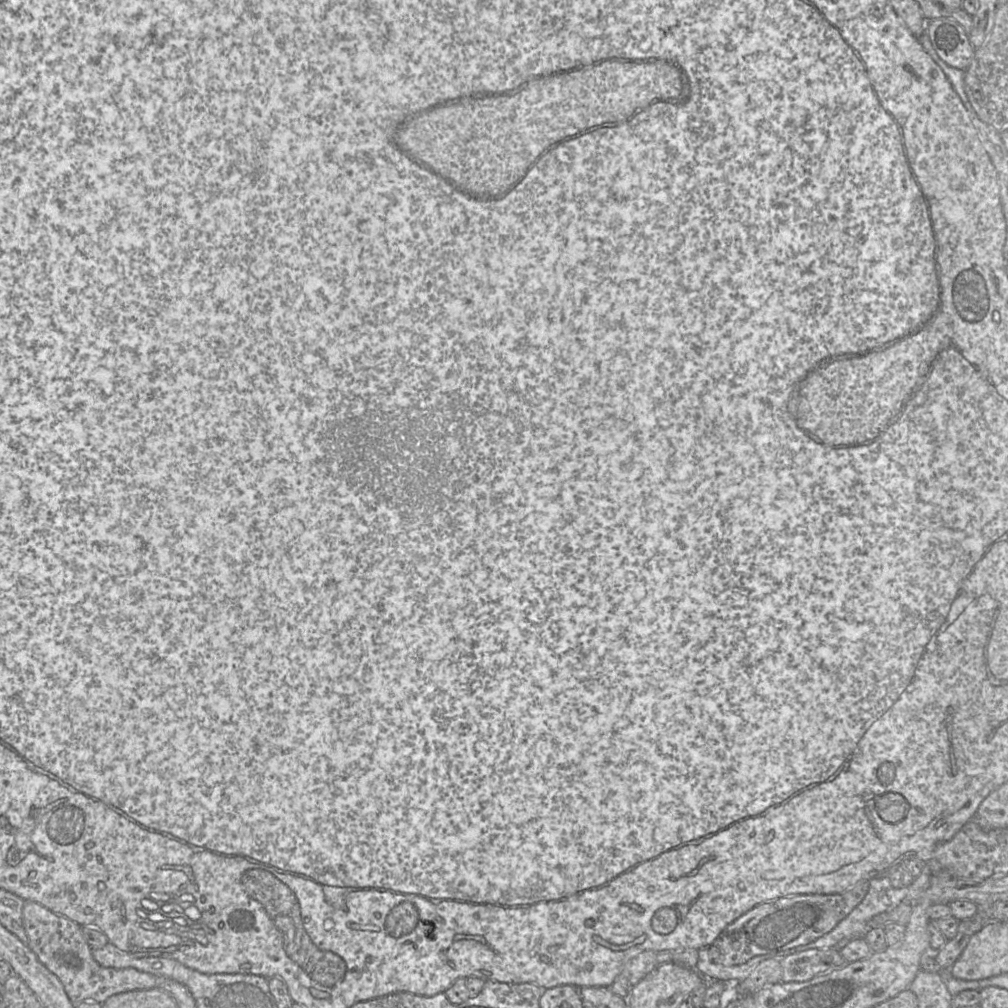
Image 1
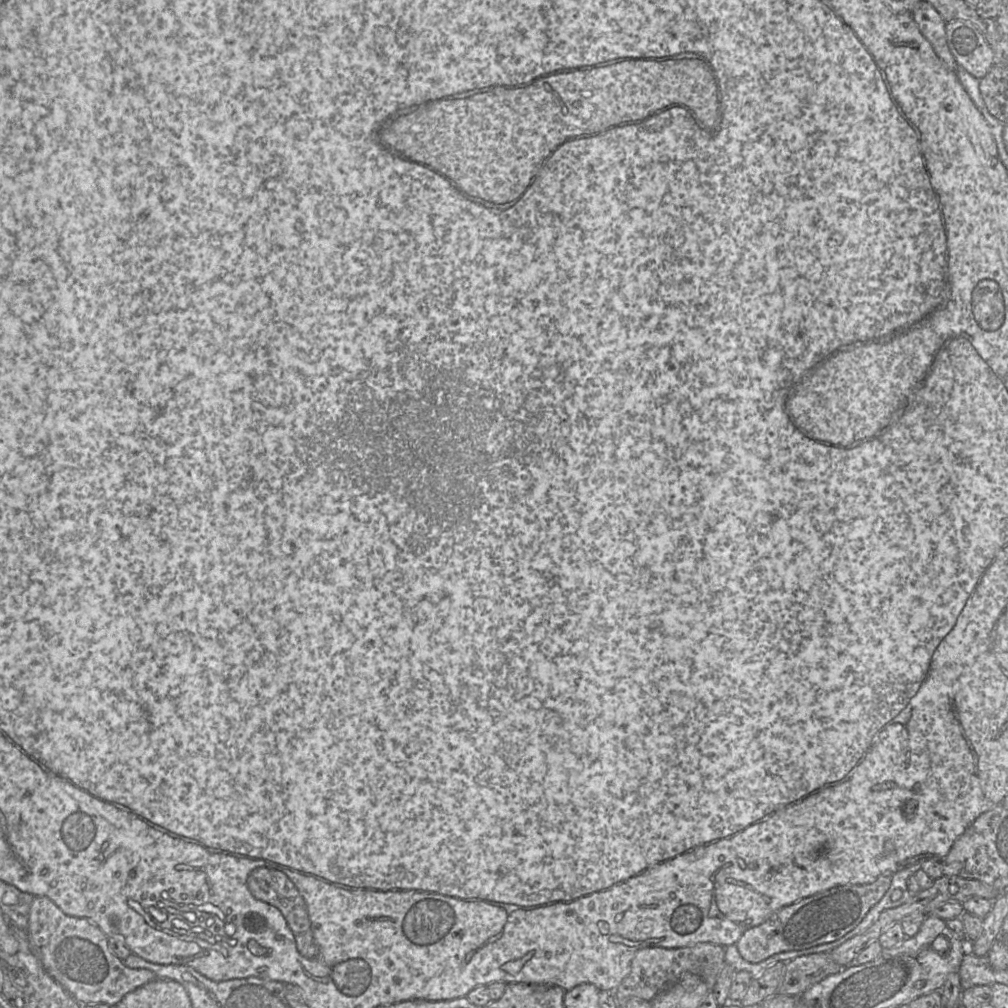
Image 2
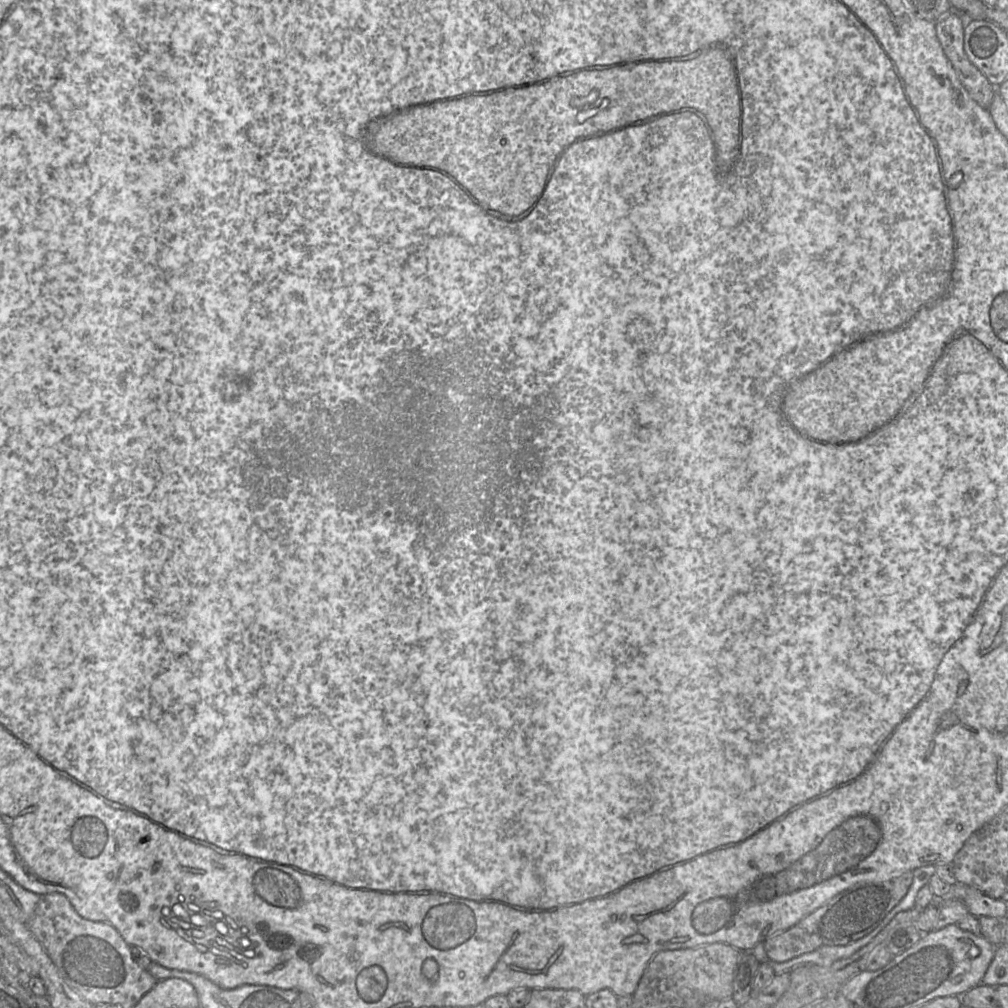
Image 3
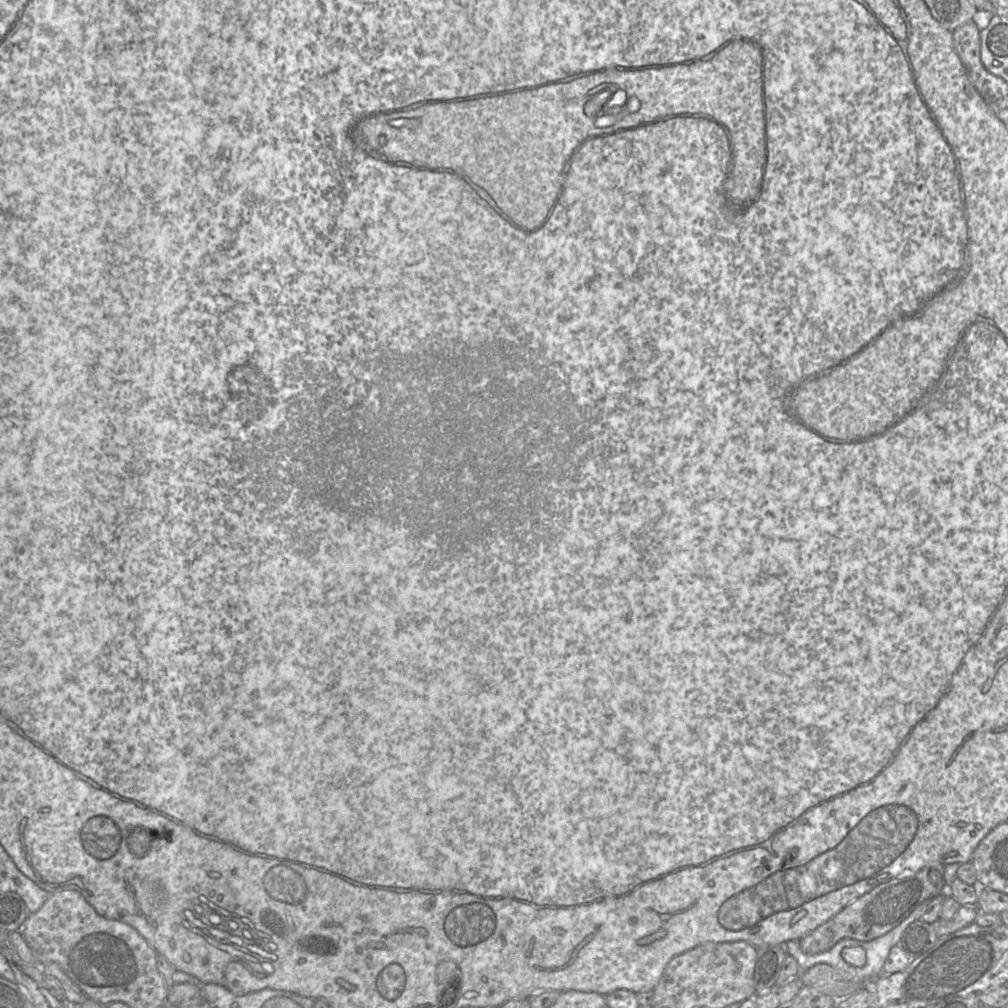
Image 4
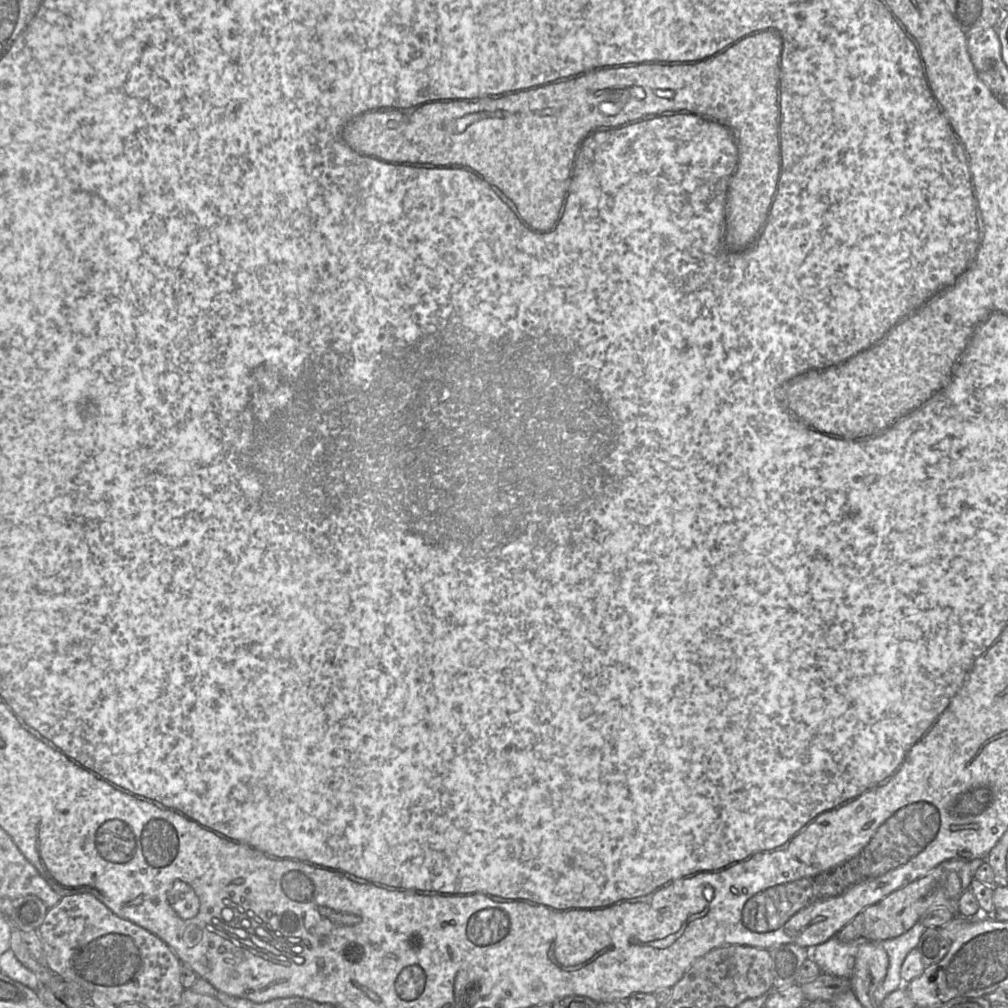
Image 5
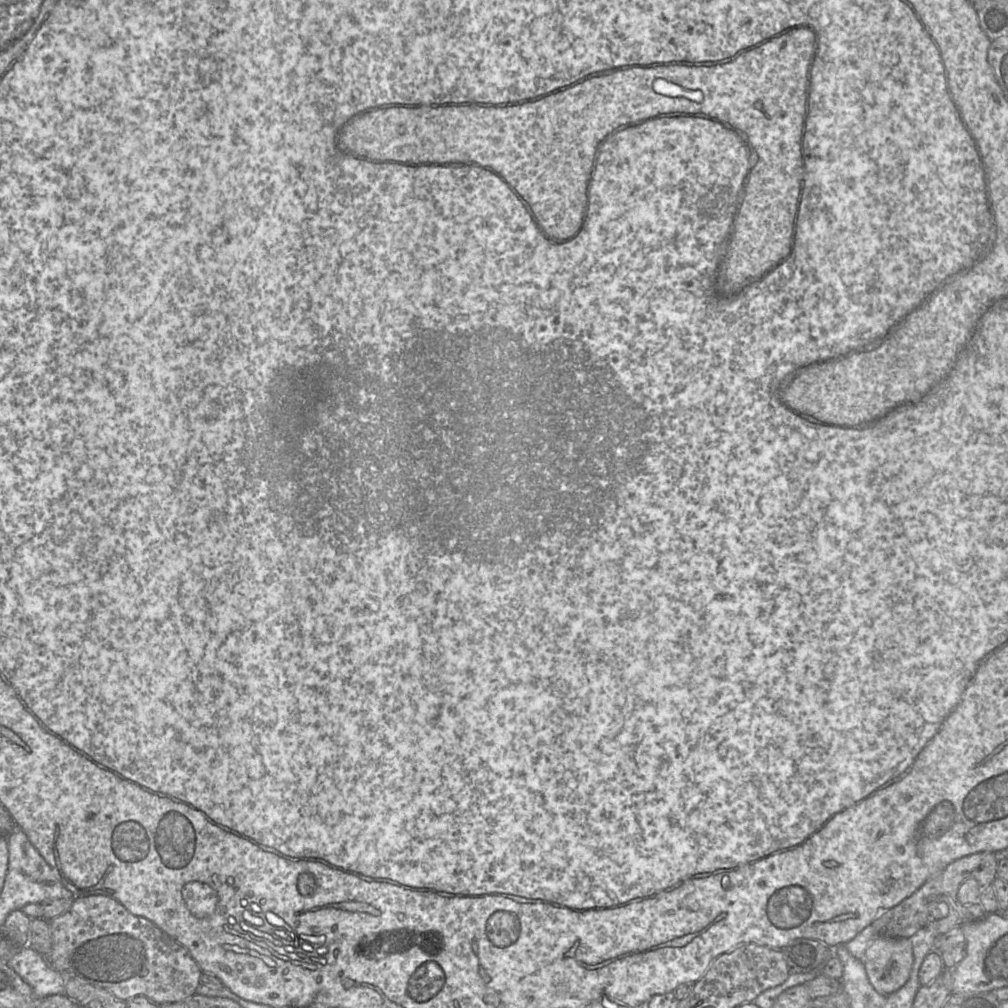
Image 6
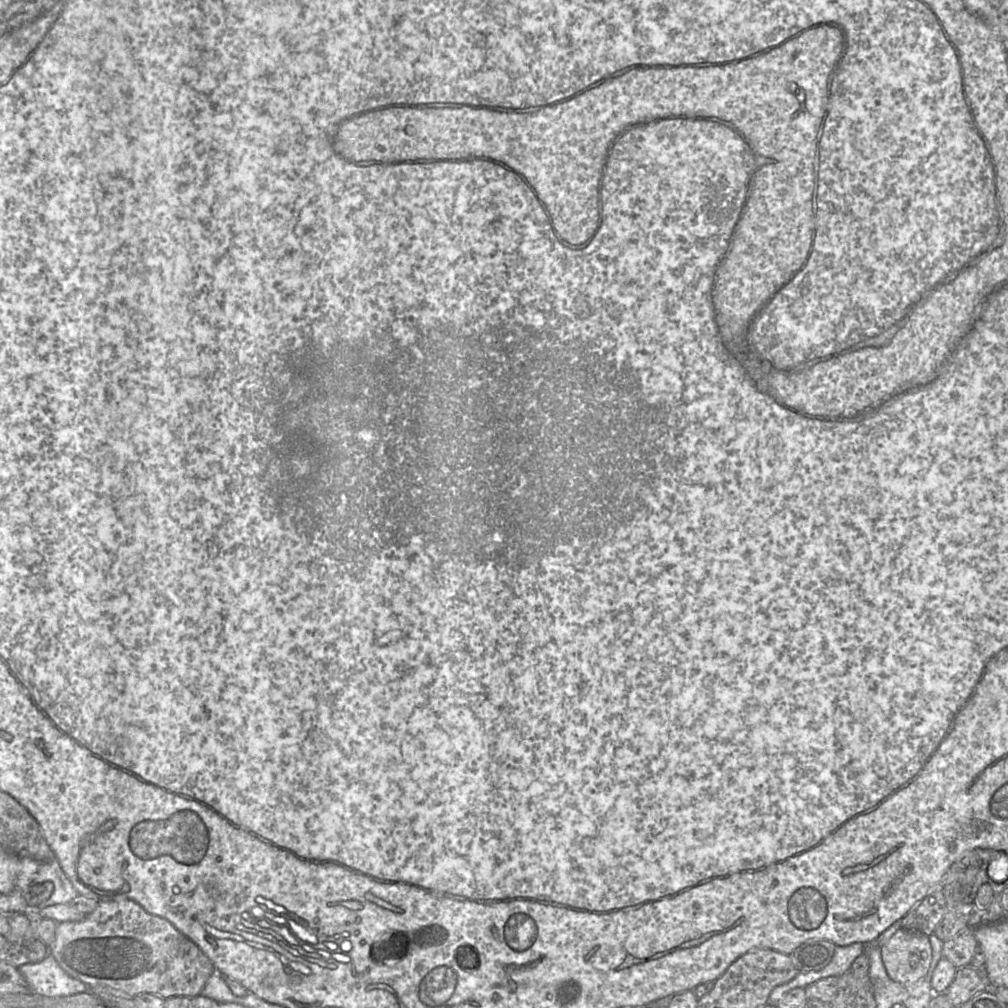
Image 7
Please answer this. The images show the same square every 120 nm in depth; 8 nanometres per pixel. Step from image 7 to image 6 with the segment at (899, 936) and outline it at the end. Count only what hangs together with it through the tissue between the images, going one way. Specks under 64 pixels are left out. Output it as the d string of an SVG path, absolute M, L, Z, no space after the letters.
M870 924L844 946L852 956L864 964L869 982L879 994L889 995L908 981L914 961L909 939L879 936L876 928Z

